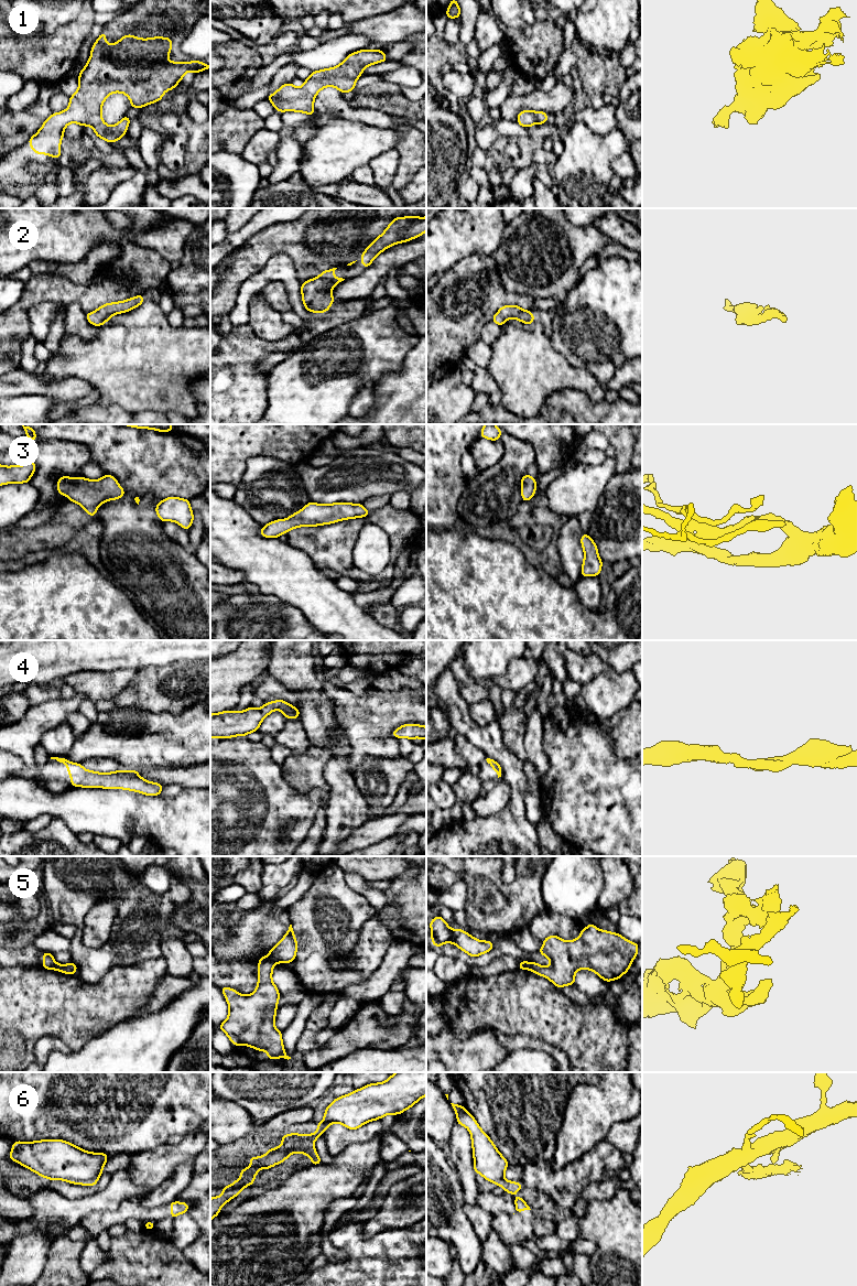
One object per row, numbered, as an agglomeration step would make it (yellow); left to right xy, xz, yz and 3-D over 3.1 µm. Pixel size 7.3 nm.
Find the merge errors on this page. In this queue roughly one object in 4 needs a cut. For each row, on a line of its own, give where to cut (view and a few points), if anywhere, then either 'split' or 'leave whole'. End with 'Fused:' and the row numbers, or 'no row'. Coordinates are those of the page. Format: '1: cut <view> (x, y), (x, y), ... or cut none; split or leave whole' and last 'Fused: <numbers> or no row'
1: cut none; leave whole
2: cut none; leave whole
3: cut none; leave whole
4: cut none; leave whole
5: cut xz (268, 955), (273, 963); split
6: cut xz (312, 1144), (306, 1144), (299, 1152); split
Fused: 5, 6

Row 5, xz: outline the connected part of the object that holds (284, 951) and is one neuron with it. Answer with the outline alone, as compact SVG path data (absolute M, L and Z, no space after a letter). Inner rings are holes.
M290 925L286 934L270 950L268 957L273 963L286 964L295 959L297 948L299 944Z

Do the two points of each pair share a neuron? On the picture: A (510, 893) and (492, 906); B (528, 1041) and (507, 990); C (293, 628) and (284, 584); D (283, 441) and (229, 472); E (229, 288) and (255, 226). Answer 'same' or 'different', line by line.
A: different
B: different
C: different
D: same
E: different

